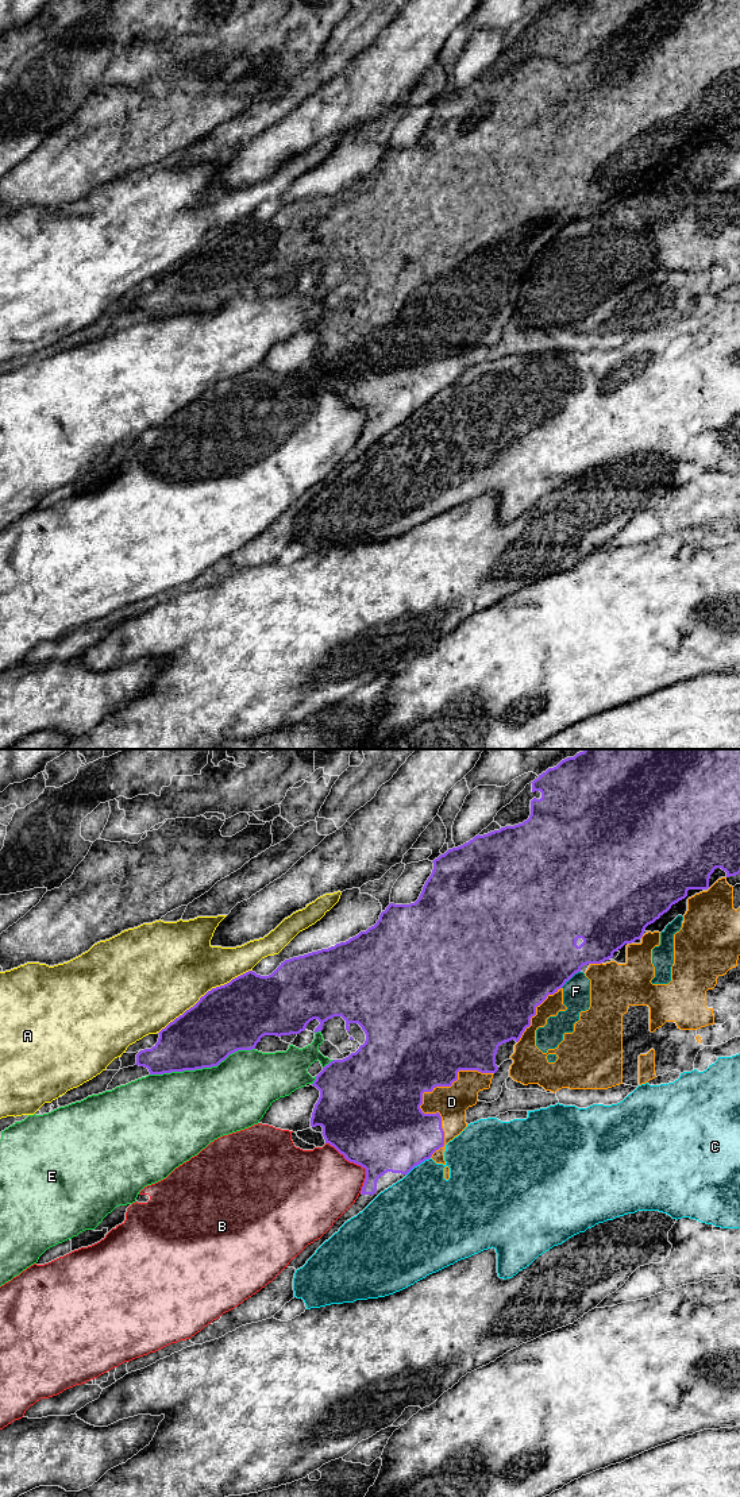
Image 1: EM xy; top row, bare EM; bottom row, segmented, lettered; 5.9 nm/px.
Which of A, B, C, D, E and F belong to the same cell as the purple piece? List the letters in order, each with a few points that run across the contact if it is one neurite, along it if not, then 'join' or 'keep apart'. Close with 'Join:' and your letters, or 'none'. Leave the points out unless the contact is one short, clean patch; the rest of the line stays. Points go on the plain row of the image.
A: keep apart
B: keep apart
C: keep apart
D: keep apart
E: keep apart
F: line xy (579, 215), (561, 231); keep apart
Join: none

